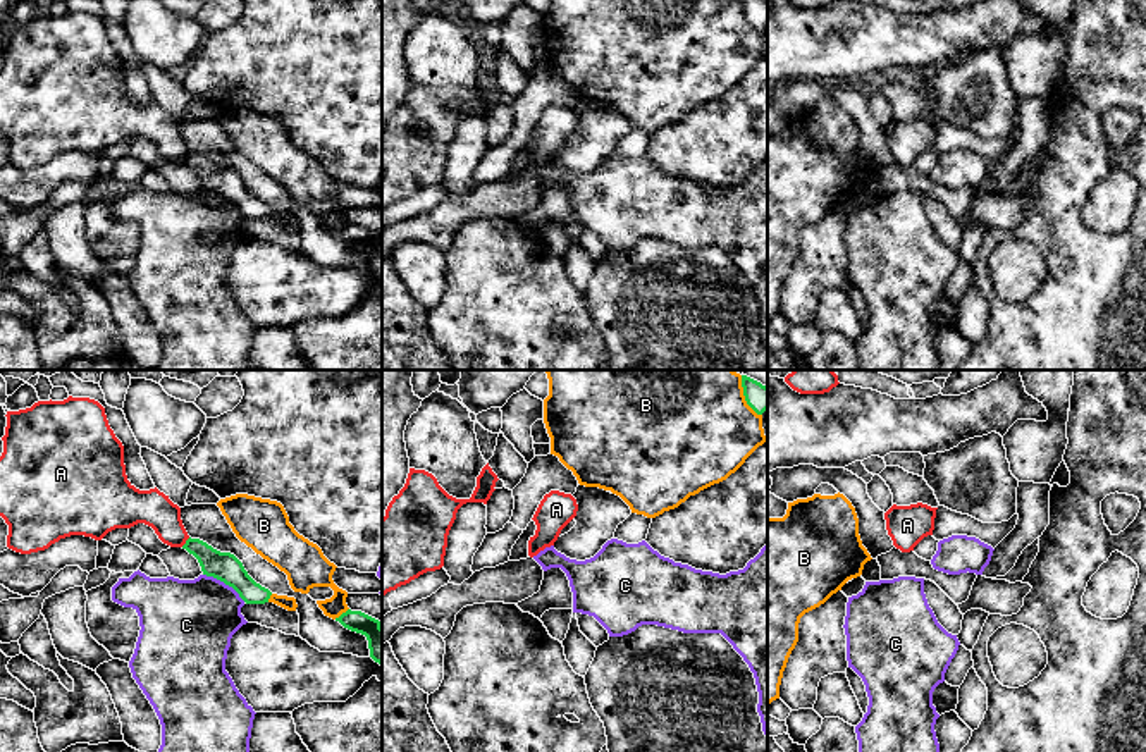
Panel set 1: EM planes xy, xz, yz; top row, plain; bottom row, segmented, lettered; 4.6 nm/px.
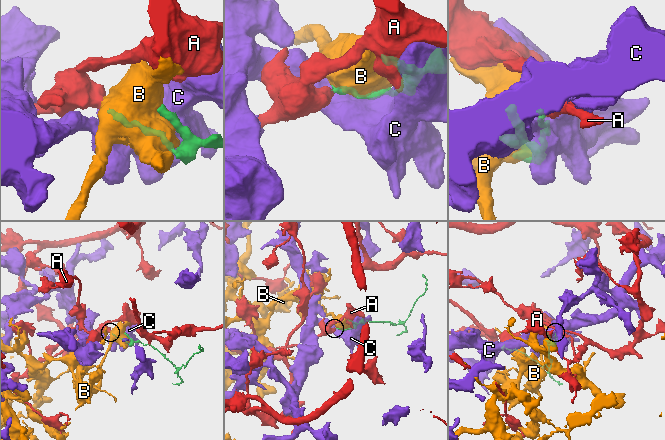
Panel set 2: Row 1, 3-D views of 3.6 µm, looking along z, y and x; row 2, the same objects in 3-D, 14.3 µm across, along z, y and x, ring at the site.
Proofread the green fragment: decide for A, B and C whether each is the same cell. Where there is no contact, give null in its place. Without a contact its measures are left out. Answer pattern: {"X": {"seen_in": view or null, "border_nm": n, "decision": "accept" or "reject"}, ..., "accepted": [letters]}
{"A": {"seen_in": "xy", "border_nm": 60, "decision": "reject"}, "B": {"seen_in": "xy", "border_nm": 90, "decision": "reject"}, "C": {"seen_in": "xy", "border_nm": 240, "decision": "reject"}, "accepted": []}

